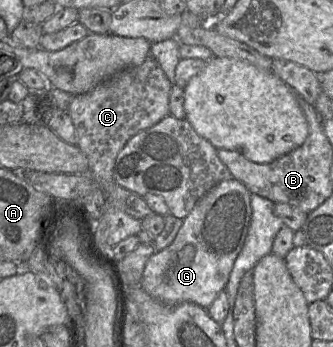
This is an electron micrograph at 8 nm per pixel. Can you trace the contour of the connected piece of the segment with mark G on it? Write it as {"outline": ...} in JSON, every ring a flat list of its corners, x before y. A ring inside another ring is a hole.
{"outline":[[231,178,224,180,216,184,211,190,209,190,193,207,190,213,183,219,182,227,179,229,174,241,165,249,156,251,146,262,143,270,142,280,140,286,145,290,151,297,165,304,181,304,184,302,192,302,204,309,208,309,218,294,225,290,229,280,230,273,233,269,235,260,243,248,244,242,247,237,248,228,252,216,251,208,251,194,250,191,240,181]]}

